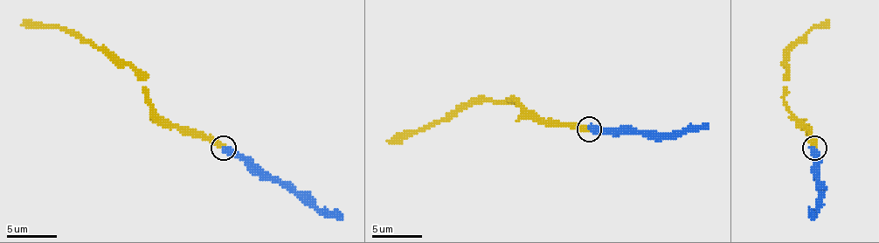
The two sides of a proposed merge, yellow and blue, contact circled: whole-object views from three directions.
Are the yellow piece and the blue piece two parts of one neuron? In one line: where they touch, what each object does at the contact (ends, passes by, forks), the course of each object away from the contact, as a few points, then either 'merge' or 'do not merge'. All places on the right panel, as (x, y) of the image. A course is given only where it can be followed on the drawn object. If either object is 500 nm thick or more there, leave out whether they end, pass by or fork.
at (814, 148); yellow runs (813, 147), (811, 135), (784, 105), (786, 55), (813, 27), (826, 25); blue runs (813, 149), (819, 191), (811, 219); merge

